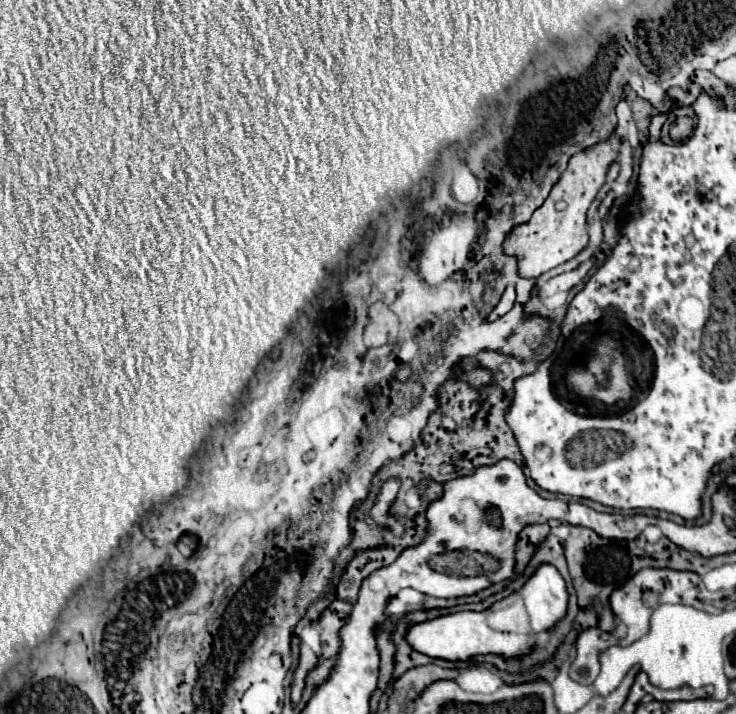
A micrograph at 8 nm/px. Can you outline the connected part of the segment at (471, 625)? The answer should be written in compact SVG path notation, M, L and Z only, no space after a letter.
M541 563L519 591L493 603L489 609L457 611L423 623L413 623L407 629L405 639L419 653L449 661L465 661L483 653L499 653L503 657L523 655L535 645L539 629L555 627L555 623L567 613L567 597L567 587L559 571L551 563Z

